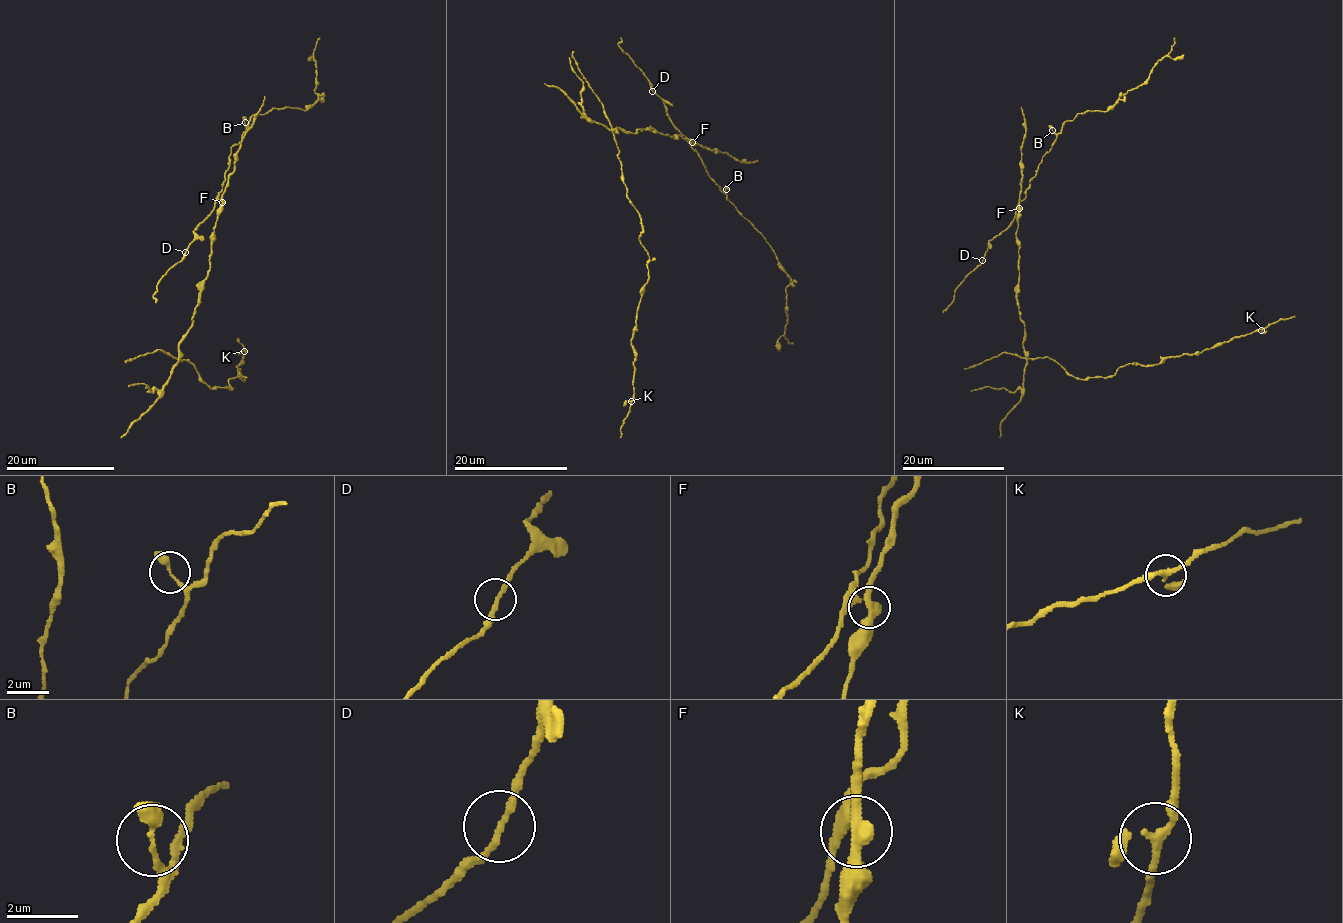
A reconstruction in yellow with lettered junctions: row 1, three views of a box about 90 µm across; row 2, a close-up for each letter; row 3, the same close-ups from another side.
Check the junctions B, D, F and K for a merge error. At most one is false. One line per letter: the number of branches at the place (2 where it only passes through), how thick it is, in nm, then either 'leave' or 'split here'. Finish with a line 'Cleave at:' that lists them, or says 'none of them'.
B: 1 branches meet; 340 nm thick; leave
D: 2 branches meet; 180 nm thick; leave
F: 3 branches meet; 320 nm thick; split here
K: 3 branches meet; 190 nm thick; leave
Cleave at: F

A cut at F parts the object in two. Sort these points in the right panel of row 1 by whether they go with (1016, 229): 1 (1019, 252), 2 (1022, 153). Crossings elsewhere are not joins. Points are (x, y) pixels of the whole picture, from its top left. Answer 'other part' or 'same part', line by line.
1: same part
2: same part

